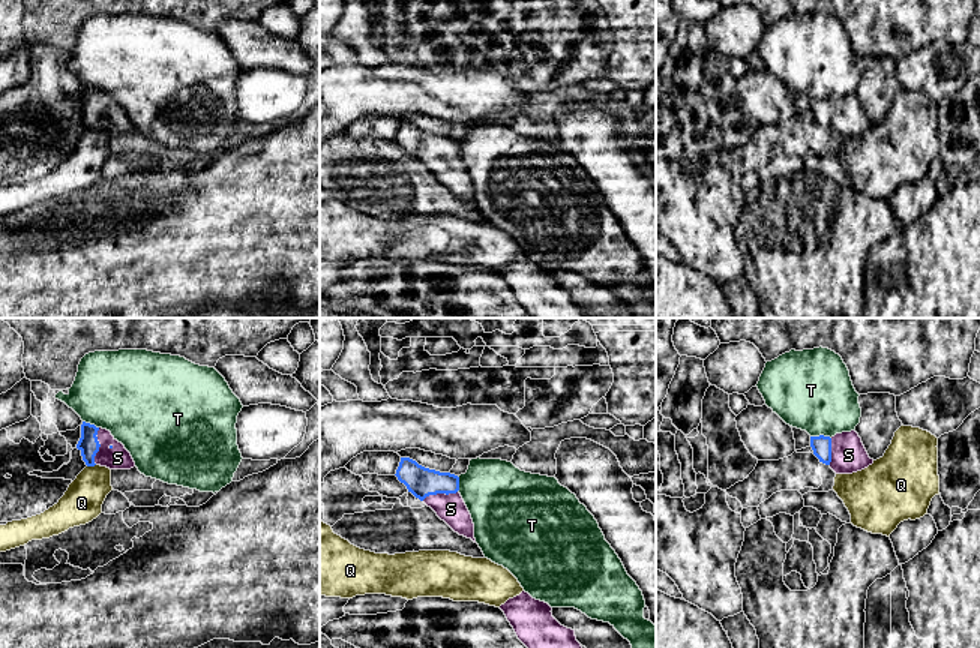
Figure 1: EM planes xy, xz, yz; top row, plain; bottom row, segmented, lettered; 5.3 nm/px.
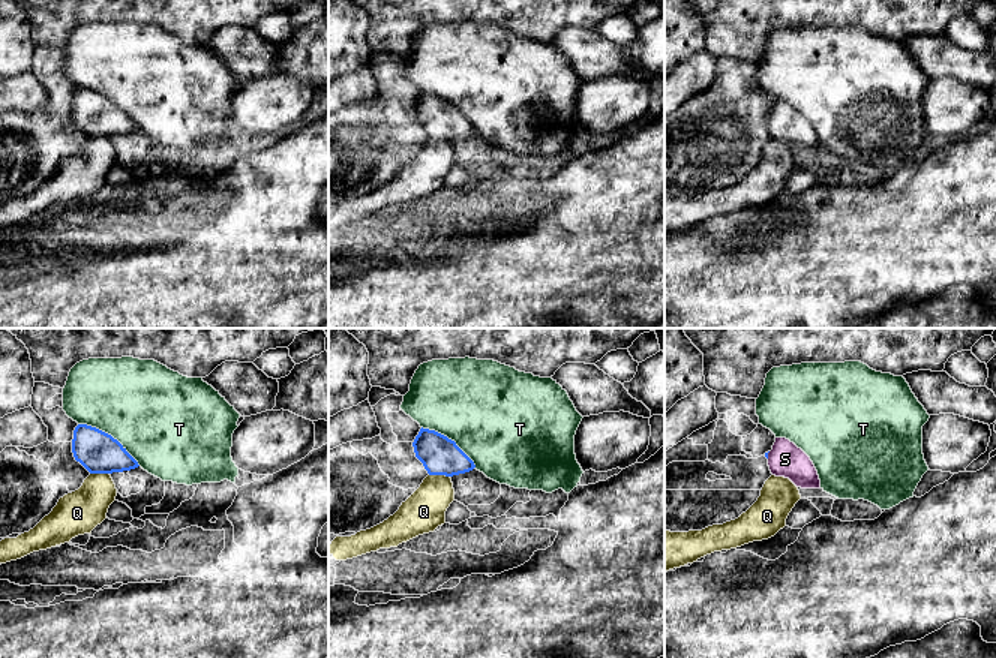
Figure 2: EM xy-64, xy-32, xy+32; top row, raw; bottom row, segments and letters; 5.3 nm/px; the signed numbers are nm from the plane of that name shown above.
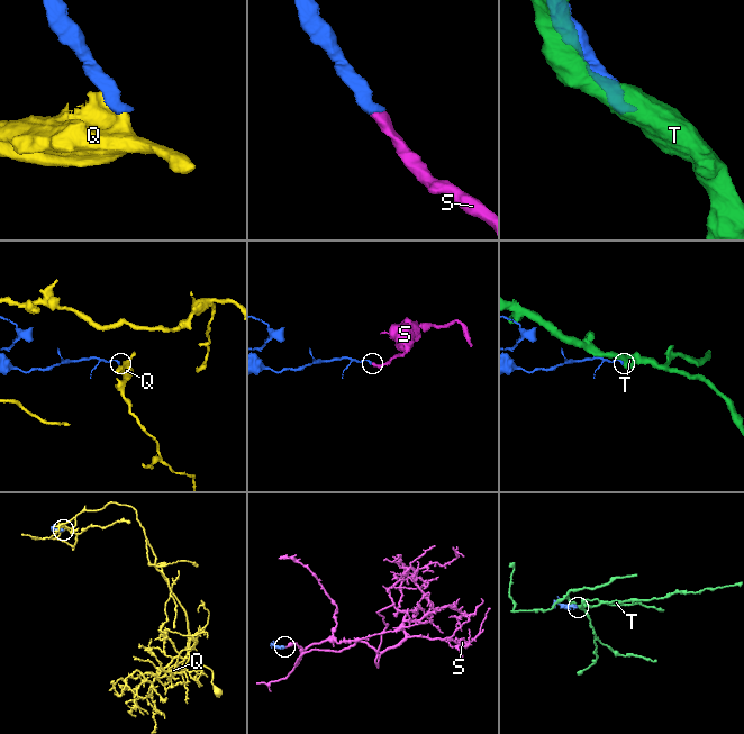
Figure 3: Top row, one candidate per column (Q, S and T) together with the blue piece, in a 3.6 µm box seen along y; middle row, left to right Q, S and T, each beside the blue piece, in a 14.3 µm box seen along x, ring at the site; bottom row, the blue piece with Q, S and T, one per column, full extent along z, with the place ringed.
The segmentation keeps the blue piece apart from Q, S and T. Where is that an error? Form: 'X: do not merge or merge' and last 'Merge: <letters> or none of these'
Q: do not merge
S: merge
T: do not merge
Merge: S

